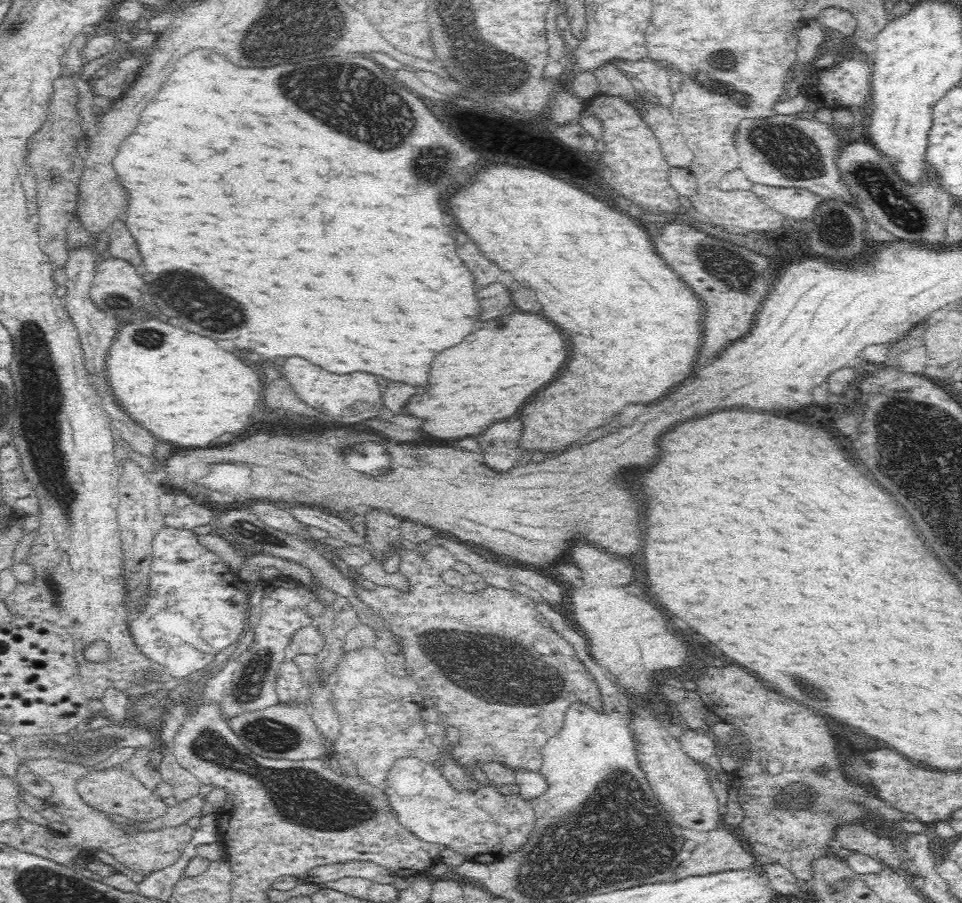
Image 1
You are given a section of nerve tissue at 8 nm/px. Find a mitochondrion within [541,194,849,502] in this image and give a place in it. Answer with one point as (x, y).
(723, 264)

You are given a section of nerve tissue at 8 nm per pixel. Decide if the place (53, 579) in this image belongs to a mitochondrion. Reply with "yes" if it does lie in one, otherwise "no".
yes

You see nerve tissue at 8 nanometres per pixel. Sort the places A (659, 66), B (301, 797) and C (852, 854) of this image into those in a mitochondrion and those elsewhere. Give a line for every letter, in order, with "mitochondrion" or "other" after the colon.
A: other
B: mitochondrion
C: other

